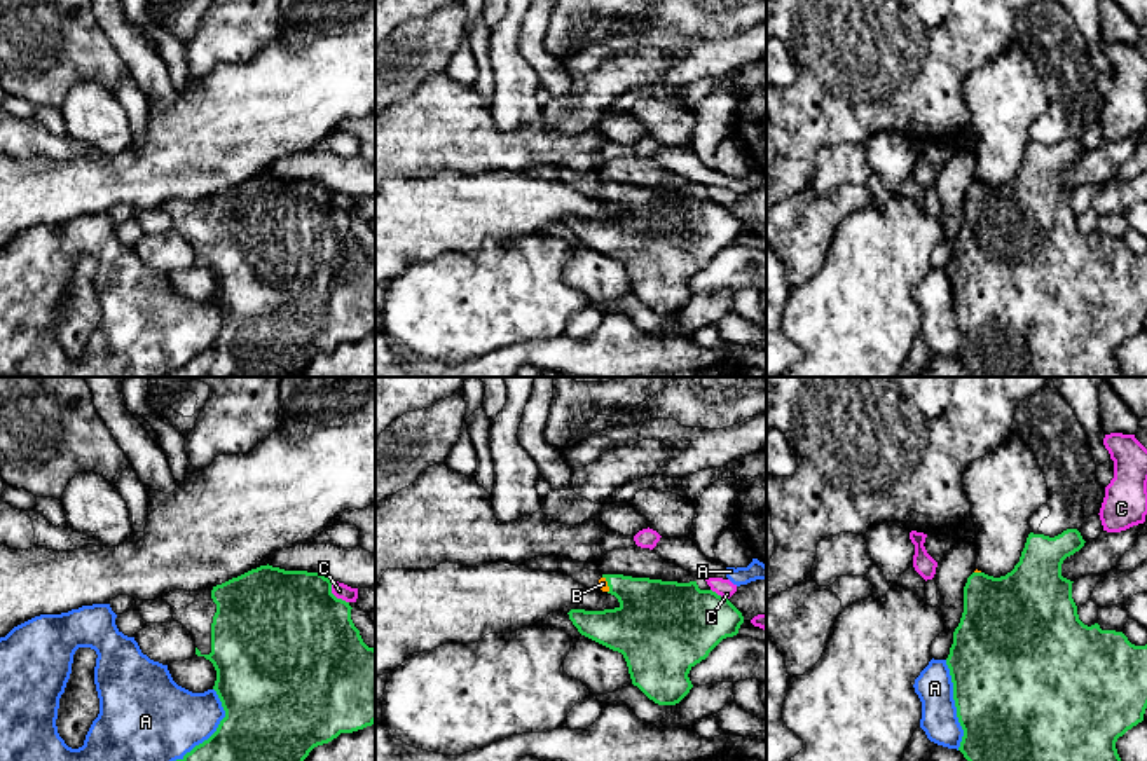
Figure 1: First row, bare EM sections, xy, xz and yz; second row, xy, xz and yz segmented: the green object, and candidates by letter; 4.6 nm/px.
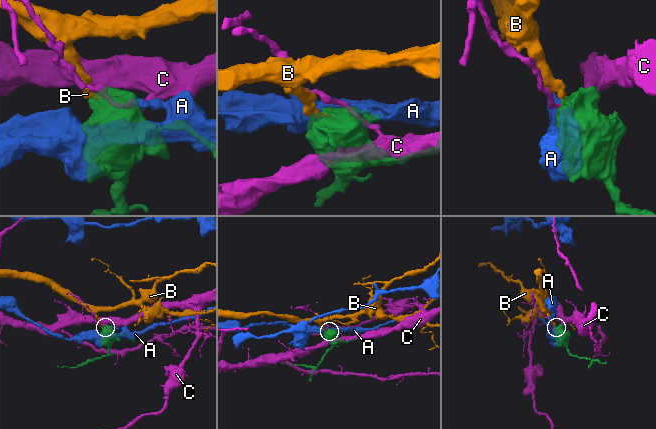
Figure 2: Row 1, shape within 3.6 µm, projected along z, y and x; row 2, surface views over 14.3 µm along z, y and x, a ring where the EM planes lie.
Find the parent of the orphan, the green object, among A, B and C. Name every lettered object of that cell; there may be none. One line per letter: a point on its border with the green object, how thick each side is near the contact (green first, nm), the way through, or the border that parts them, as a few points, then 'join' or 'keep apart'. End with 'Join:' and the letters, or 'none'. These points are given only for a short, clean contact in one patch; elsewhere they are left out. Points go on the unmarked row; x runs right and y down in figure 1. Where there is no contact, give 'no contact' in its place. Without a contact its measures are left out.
A: meets green in xy at (212, 344); 460 nm thick on the green side, 380 nm on the other; keep apart
B: meets green in xz at (608, 194); 320 nm thick on the green side, 50 nm on the other; runs through xz (653, 224), (629, 199), (608, 194), (603, 192); join
C: meets green in xy at (334, 205); 500 nm thick on the green side, 70 nm on the other; border along xy (332, 191), (332, 201), (348, 212); keep apart
Join: B

